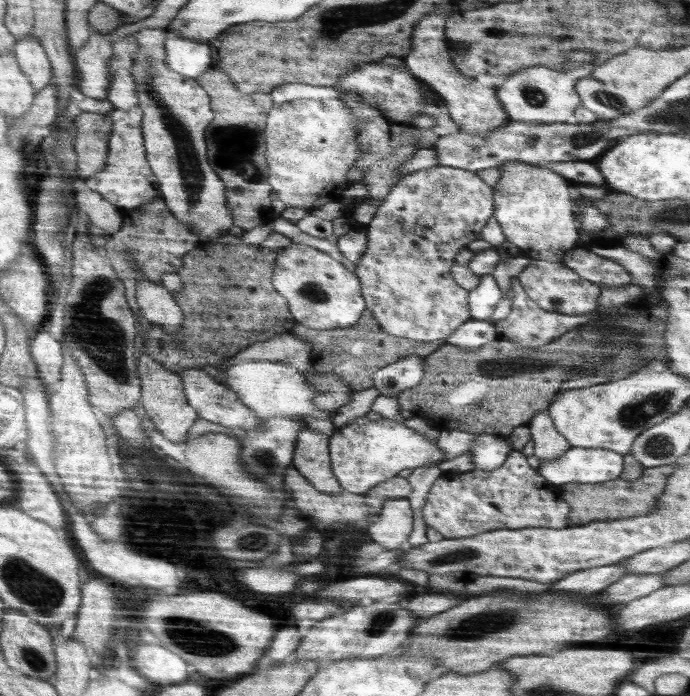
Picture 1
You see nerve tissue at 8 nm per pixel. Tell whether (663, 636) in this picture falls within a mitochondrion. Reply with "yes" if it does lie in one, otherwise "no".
no

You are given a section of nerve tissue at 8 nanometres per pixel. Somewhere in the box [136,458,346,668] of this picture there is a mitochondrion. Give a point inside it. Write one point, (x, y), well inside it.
(191, 637)

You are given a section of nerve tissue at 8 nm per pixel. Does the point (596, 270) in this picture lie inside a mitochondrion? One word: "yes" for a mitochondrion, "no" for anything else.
no

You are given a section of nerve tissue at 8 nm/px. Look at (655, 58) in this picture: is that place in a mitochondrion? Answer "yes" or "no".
no

